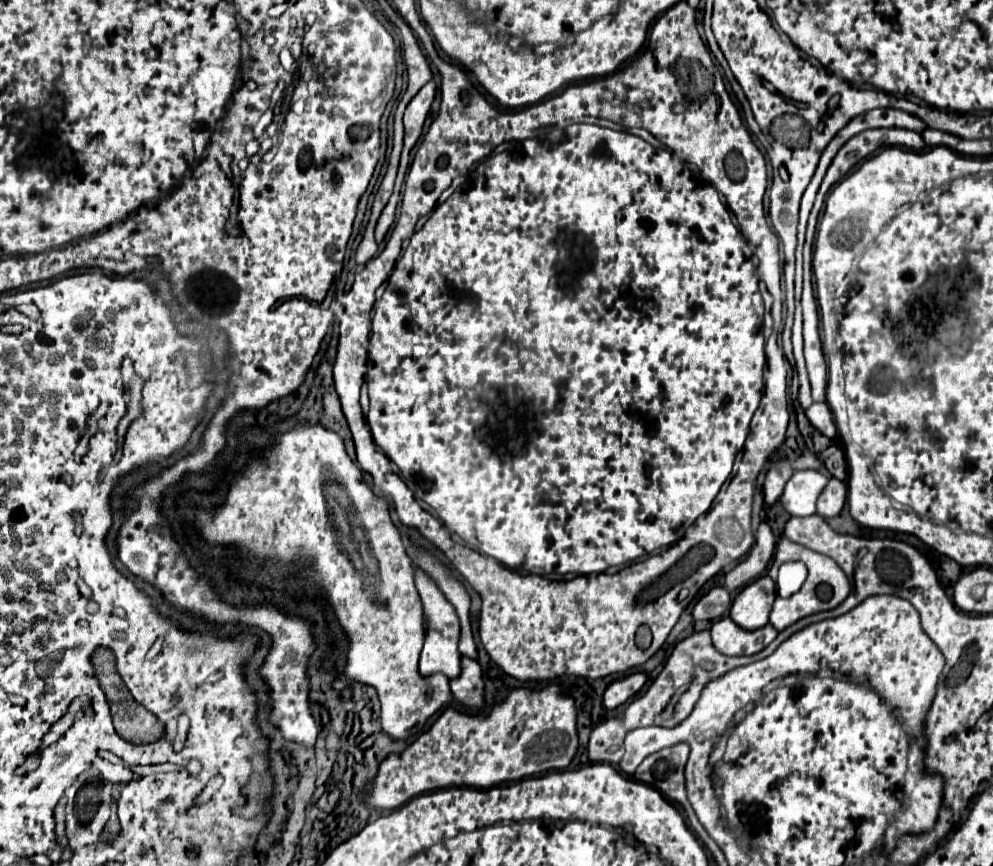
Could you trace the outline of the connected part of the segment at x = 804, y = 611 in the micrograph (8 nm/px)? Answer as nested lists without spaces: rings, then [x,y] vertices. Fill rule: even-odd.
[[[782,537],[778,541],[778,547],[776,547],[776,555],[774,555],[774,561],[772,561],[772,567],[768,571],[770,577],[776,577],[778,573],[778,567],[784,563],[784,561],[802,561],[806,563],[808,567],[808,579],[806,583],[802,585],[802,589],[786,599],[778,597],[774,607],[772,607],[772,613],[770,613],[770,623],[782,631],[784,627],[792,625],[794,621],[806,617],[806,615],[812,615],[812,613],[818,613],[818,611],[828,611],[832,607],[836,607],[838,603],[842,603],[846,599],[846,595],[850,593],[850,583],[846,579],[846,575],[842,573],[842,569],[838,569],[838,565],[834,565],[834,561],[830,561],[830,557],[822,557],[802,545],[794,545],[790,539]]]

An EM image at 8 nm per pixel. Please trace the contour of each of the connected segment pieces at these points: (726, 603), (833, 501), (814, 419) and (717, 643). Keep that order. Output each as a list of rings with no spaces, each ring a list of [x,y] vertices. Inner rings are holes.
[[[714,587],[710,589],[694,607],[692,617],[696,621],[712,621],[722,617],[730,609],[730,593],[724,587]]]
[[[832,477],[826,485],[826,491],[820,493],[818,497],[818,513],[828,519],[828,517],[836,517],[842,511],[842,505],[846,501],[847,485],[844,485],[840,479]]]
[[[812,403],[808,409],[806,409],[806,417],[810,419],[810,423],[826,437],[834,439],[836,437],[836,423],[834,423],[834,417],[830,413],[830,407],[828,403]]]
[[[730,617],[718,619],[710,631],[714,647],[726,655],[754,655],[778,635],[778,631],[770,623],[762,629],[756,629],[754,633],[746,633],[746,629],[738,629],[738,625],[730,621]]]

